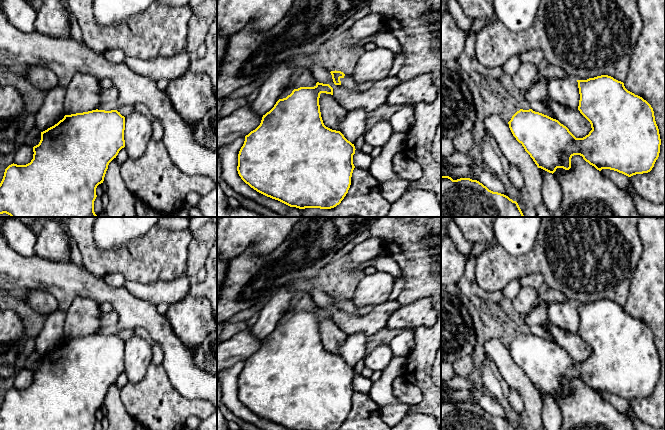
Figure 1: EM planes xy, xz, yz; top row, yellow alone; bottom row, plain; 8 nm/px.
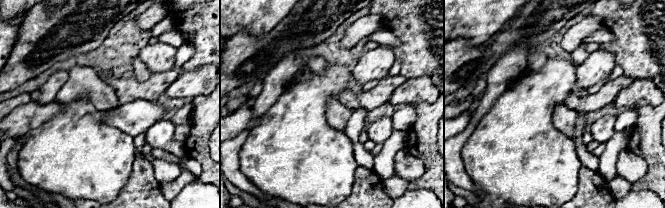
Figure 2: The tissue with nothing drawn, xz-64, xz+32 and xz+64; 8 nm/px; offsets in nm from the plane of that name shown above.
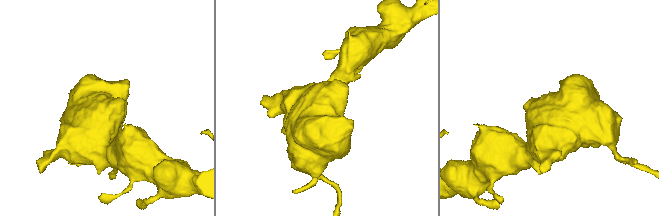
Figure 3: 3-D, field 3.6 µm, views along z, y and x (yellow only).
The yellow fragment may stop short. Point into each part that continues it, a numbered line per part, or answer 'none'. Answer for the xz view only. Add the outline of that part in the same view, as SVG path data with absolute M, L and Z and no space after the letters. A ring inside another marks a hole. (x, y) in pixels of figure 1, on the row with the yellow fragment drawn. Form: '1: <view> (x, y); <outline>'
none

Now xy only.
none

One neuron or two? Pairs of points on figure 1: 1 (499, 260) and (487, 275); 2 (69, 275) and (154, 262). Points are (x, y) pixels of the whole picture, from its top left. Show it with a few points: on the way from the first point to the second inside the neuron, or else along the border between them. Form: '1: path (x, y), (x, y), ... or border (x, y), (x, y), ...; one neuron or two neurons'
1: path (496, 264), (491, 271); one neuron
2: border (83, 268), (94, 275), (102, 277); two neurons

